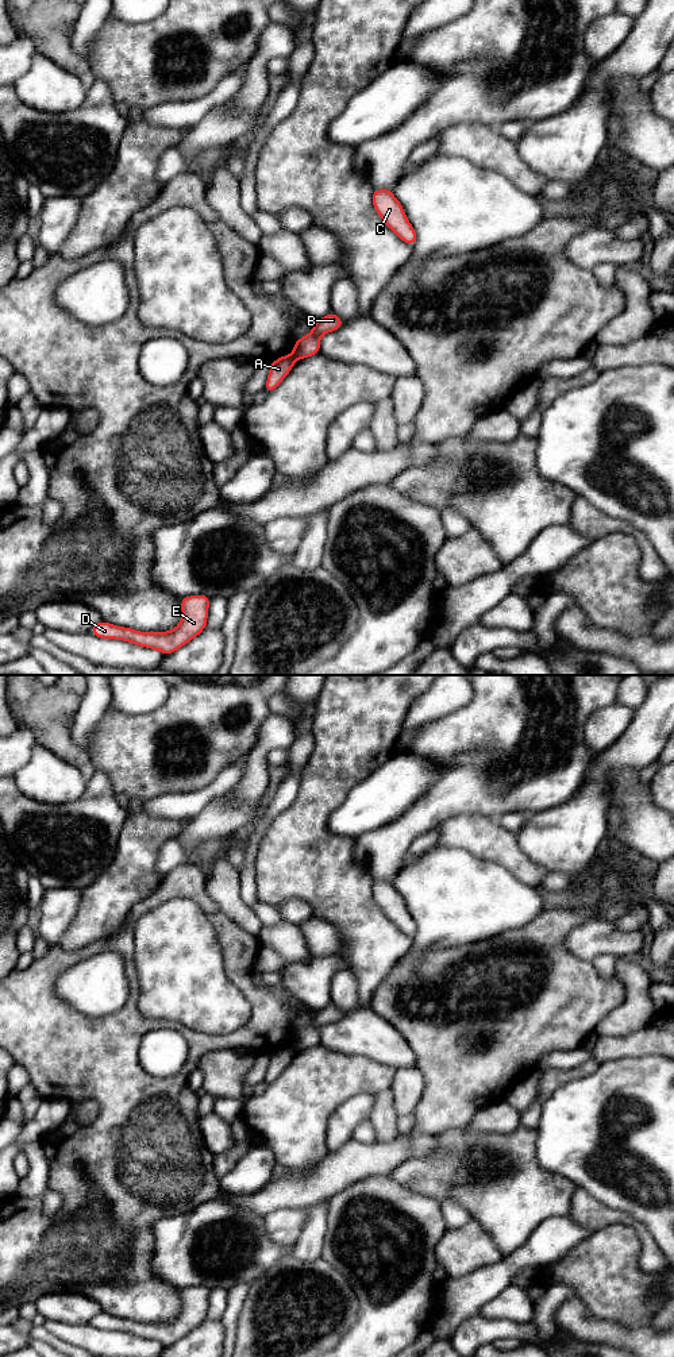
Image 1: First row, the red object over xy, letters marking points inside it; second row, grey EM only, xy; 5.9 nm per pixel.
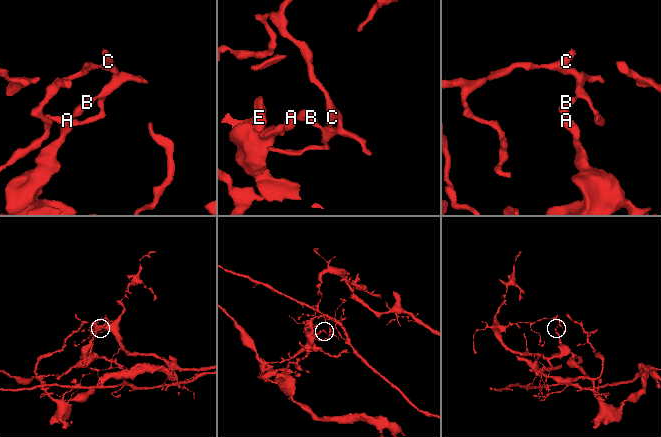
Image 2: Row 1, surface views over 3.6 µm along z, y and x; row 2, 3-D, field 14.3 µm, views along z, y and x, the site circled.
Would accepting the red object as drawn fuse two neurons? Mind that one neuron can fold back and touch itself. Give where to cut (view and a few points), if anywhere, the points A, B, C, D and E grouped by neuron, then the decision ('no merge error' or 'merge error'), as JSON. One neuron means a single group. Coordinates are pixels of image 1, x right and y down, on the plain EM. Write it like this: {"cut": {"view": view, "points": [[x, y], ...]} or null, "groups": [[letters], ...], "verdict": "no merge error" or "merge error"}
{"cut": {"view": "xy", "points": [[292, 1045], [296, 1049]]}, "groups": [["A", "D", "E"], ["B", "C"]], "verdict": "merge error"}

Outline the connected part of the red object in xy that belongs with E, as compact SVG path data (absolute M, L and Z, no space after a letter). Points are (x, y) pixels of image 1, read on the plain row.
M204 1285L182 1288L181 1312L167 1323L139 1323L132 1319L112 1316L103 1311L89 1325L100 1330L123 1331L170 1346L207 1319L209 1292L211 1289Z

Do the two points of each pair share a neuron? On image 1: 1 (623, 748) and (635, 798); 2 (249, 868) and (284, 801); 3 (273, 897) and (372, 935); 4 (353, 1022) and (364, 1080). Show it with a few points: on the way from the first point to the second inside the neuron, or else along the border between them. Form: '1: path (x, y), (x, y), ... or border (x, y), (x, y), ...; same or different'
1: border (639, 770), (619, 771), (611, 783), (609, 795); different
2: path (250, 851), (266, 817); same
3: path (297, 890), (327, 890), (347, 910); same
4: border (328, 1048), (336, 1052), (368, 1056), (389, 1067); different

